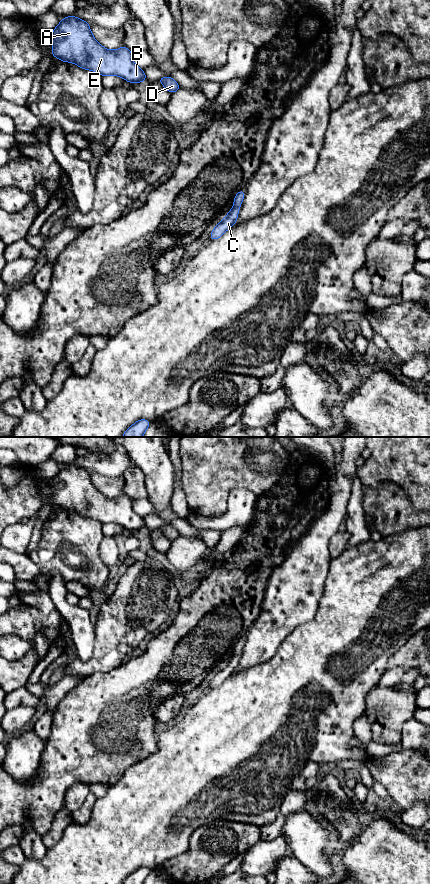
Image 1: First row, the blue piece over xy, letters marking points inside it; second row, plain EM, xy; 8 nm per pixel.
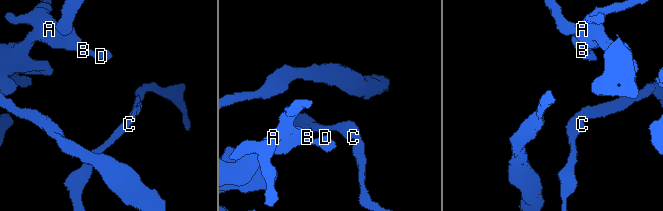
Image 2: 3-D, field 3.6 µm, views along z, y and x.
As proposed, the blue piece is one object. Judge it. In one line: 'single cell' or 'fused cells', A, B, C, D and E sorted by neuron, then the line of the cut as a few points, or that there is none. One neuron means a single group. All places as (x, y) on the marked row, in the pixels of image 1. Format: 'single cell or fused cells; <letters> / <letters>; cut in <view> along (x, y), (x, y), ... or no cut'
single cell; A B C D E; no cut

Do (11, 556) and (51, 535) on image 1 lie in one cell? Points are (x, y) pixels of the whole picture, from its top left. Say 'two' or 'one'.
two

